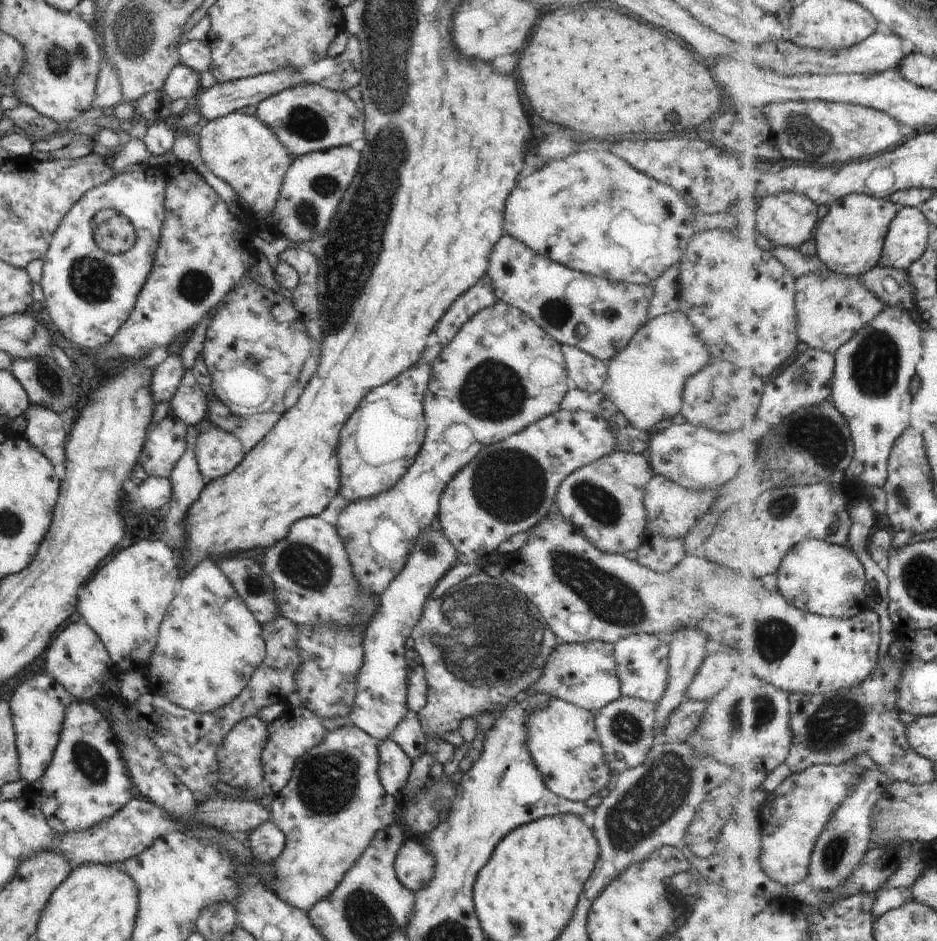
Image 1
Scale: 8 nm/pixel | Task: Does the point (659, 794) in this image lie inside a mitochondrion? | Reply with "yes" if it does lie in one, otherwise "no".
yes

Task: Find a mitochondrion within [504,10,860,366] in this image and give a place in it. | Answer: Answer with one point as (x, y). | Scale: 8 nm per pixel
(804, 135)

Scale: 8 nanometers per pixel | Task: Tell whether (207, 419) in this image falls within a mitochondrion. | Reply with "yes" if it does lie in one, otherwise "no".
no

